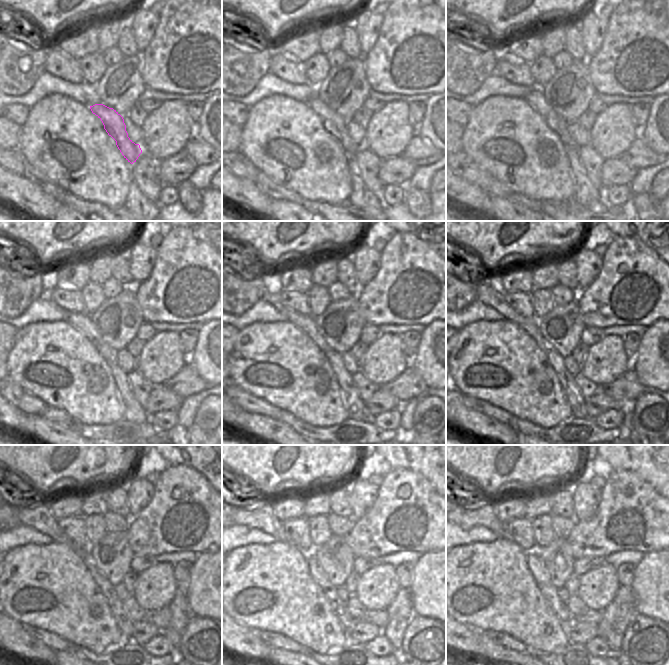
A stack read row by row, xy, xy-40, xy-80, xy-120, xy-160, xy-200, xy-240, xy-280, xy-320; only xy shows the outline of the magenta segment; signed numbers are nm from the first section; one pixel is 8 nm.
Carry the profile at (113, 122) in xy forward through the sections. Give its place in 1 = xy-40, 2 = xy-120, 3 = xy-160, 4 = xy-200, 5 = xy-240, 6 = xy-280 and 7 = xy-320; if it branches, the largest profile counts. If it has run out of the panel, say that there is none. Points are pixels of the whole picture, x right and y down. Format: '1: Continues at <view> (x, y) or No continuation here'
1: Continues at xy-40 (334, 124)
2: Continues at xy-120 (82, 322)
3: Continues at xy-160 (306, 323)
4: Continues at xy-200 (490, 293)
5: Continues at xy-240 (38, 515)
6: Continues at xy-280 (262, 516)
7: Continues at xy-320 (483, 514).

